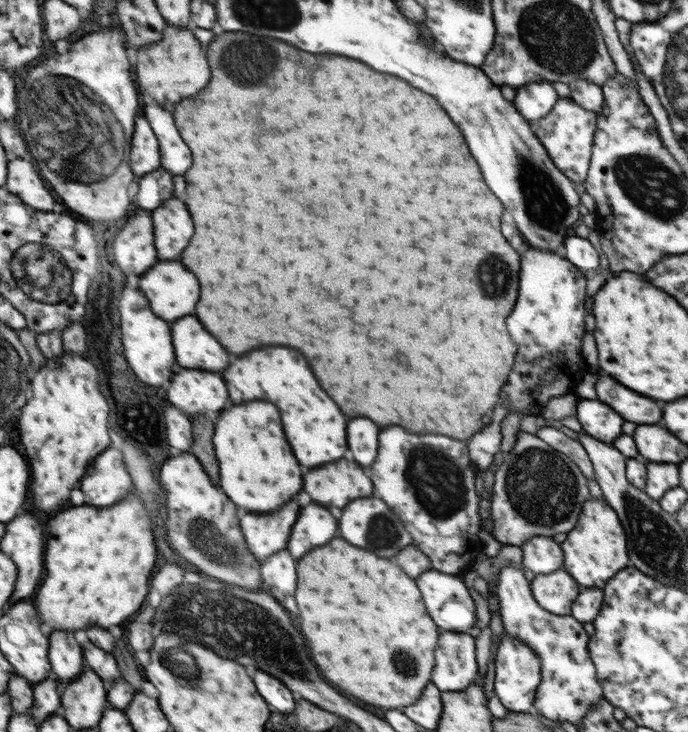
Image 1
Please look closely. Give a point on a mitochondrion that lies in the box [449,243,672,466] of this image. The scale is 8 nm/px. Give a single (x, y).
(494, 284)

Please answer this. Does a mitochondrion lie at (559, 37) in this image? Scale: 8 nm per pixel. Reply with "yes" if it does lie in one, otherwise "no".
yes

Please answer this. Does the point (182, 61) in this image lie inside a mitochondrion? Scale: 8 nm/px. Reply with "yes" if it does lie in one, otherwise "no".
no

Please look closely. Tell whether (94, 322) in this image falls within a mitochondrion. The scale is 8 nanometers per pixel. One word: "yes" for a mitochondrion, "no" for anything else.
no

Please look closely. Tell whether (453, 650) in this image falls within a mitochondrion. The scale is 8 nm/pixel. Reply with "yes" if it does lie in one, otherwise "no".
no

